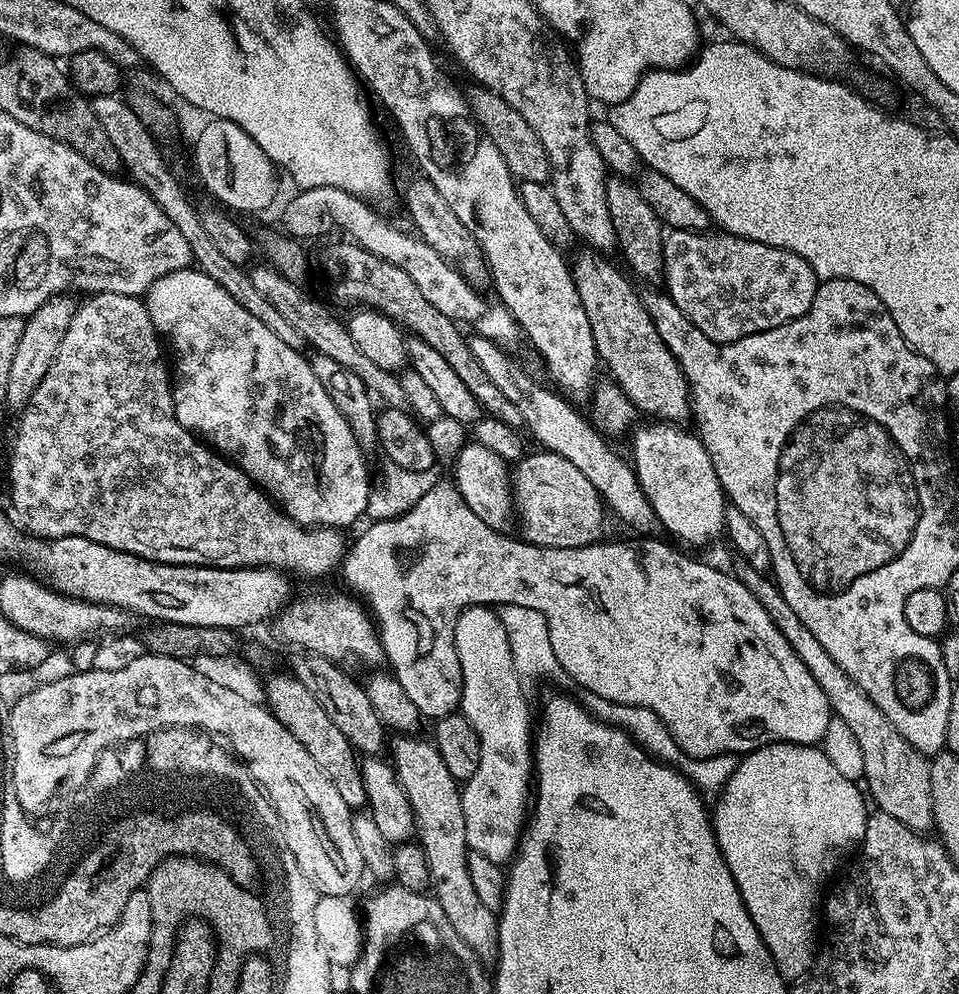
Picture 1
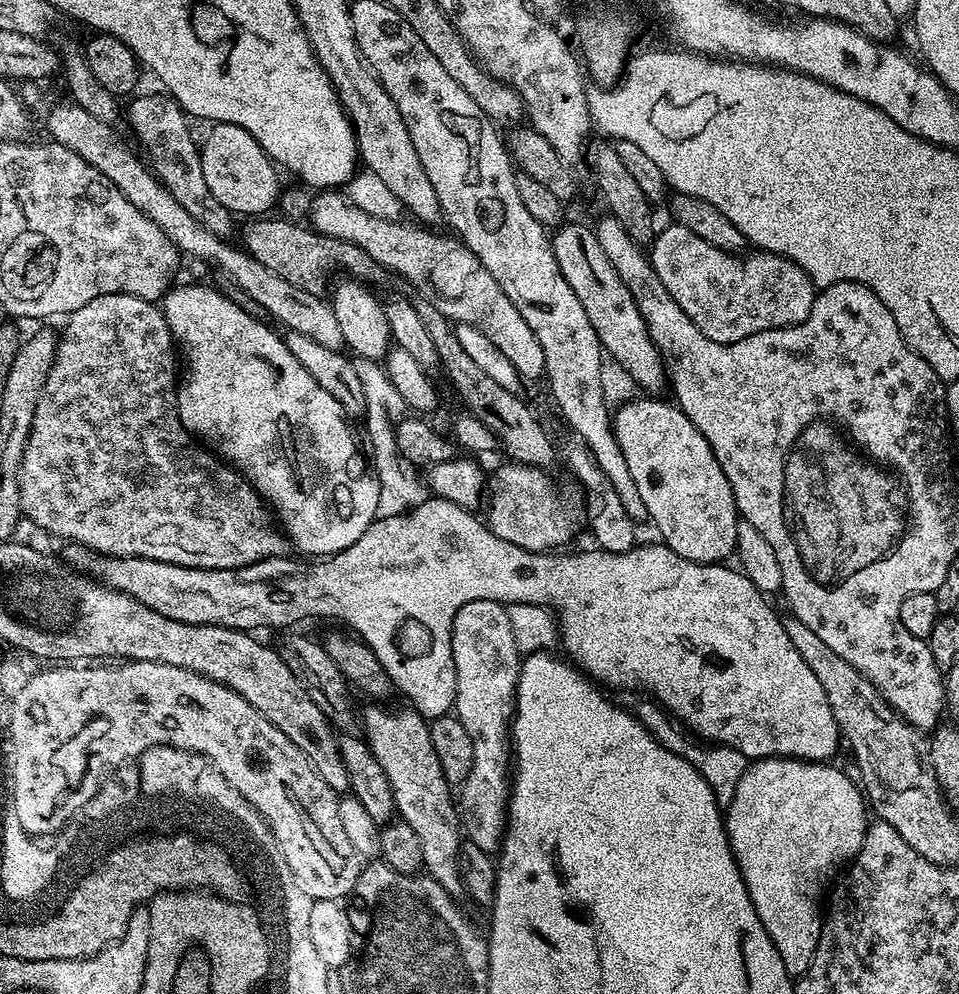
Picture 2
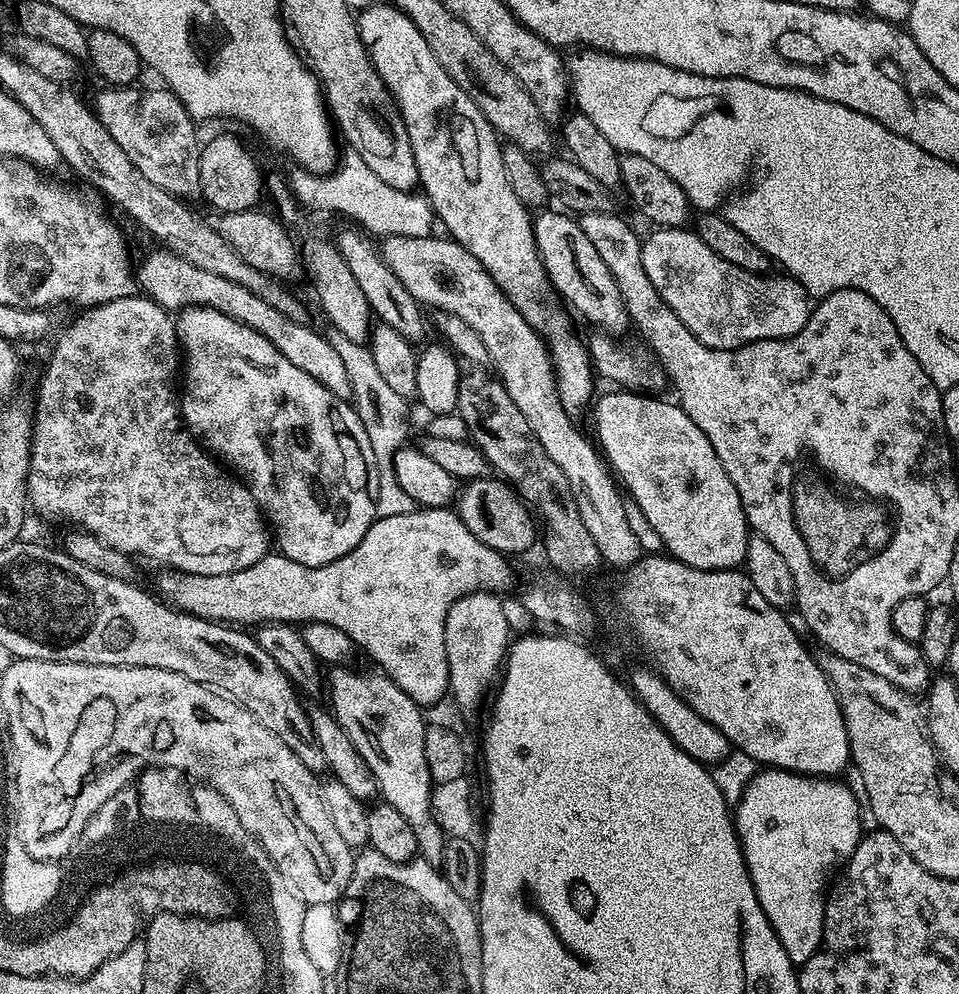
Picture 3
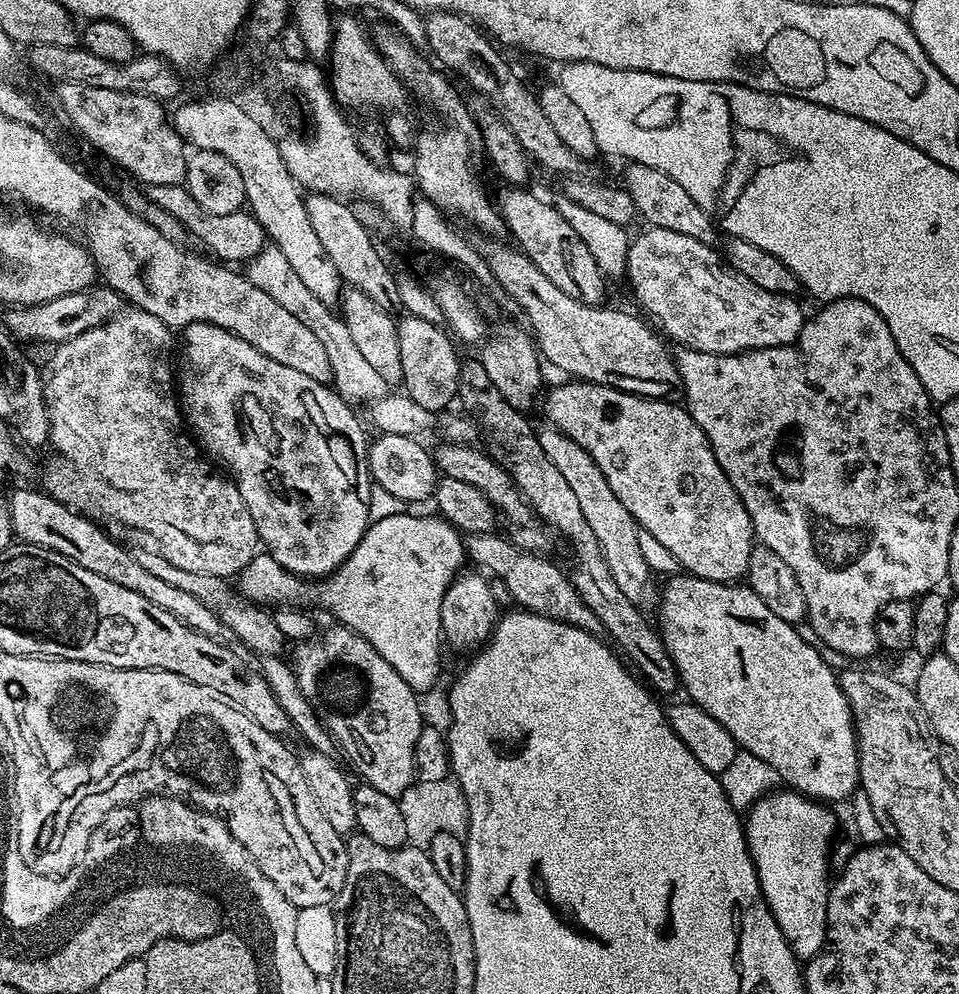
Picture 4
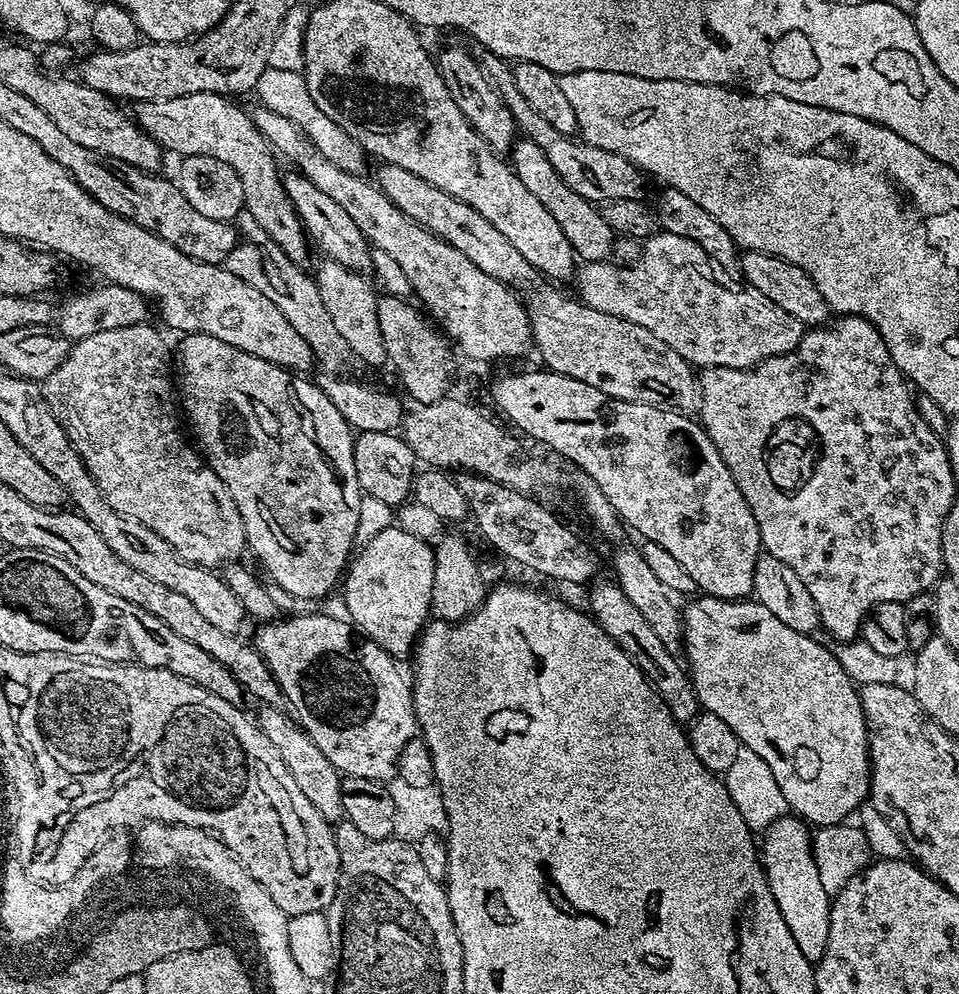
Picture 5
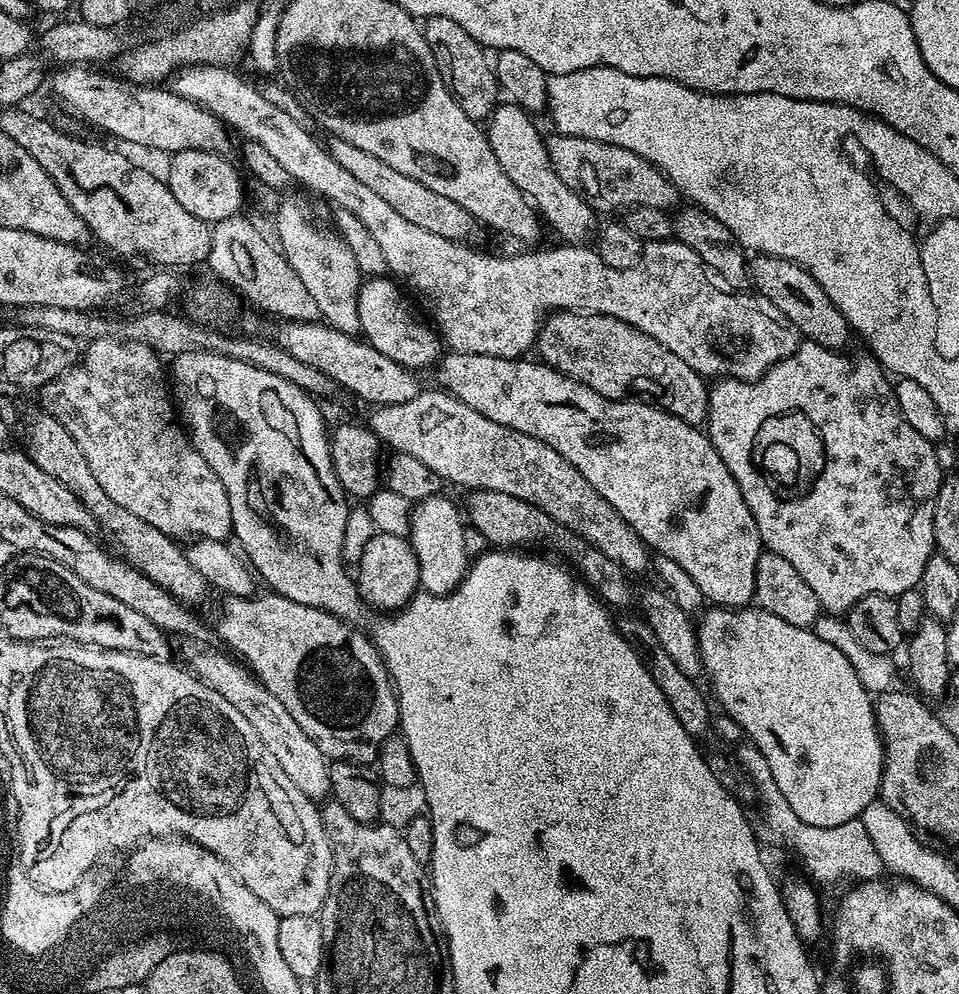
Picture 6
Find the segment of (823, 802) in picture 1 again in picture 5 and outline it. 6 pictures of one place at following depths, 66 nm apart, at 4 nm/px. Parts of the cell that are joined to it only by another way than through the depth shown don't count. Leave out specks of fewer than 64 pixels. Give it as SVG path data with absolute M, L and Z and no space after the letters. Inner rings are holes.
M787 814L765 829L762 839L764 873L774 900L778 902L778 910L782 910L782 918L786 918L786 924L794 934L798 950L802 950L808 960L821 960L828 953L832 902L822 886L821 875L815 865L815 854L812 852L813 833L799 816Z

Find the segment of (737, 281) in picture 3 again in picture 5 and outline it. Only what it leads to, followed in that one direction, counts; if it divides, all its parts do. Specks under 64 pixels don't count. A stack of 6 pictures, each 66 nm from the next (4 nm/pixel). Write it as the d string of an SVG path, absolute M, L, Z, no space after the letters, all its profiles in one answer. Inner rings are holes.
M663 230L655 236L643 241L644 253L637 264L629 268L619 268L613 262L588 262L579 269L579 299L594 310L602 310L606 314L614 314L618 318L626 318L626 322L634 322L650 330L654 338L662 338L666 346L670 346L683 360L697 369L706 368L754 368L771 356L784 356L787 352L795 352L800 339L805 334L806 326L794 314L788 314L766 294L747 286L727 288L722 281L716 280L718 275L711 258L690 238L682 238L678 234L670 234Z

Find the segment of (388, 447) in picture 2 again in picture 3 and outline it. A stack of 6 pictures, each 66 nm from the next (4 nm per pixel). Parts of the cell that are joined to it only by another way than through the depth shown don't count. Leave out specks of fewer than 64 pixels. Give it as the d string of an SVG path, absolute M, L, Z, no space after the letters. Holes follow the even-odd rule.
M329 329L327 338L334 350L337 351L346 374L349 375L352 390L351 399L353 407L362 422L366 436L370 441L370 448L374 452L374 463L378 473L378 486L376 490L376 514L377 517L392 517L394 514L404 514L415 511L416 503L398 485L398 480L394 477L392 456L405 445L406 434L408 432L408 404L407 399L395 393L387 381L383 380L382 374L378 371L378 366L374 363L372 352L367 345L354 342L346 338L341 331Z

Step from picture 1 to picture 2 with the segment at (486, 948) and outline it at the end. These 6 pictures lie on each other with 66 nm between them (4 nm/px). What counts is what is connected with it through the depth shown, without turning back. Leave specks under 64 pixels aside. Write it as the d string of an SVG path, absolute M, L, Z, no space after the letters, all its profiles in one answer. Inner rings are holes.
M369 703L364 712L362 735L368 742L372 756L382 766L394 794L399 819L406 821L418 834L422 842L423 871L432 877L442 890L454 898L464 892L459 878L456 856L462 843L462 832L458 827L458 816L454 811L454 800L448 797L450 785L438 766L434 754L434 742L430 742L430 724L415 708L380 708L379 703Z

